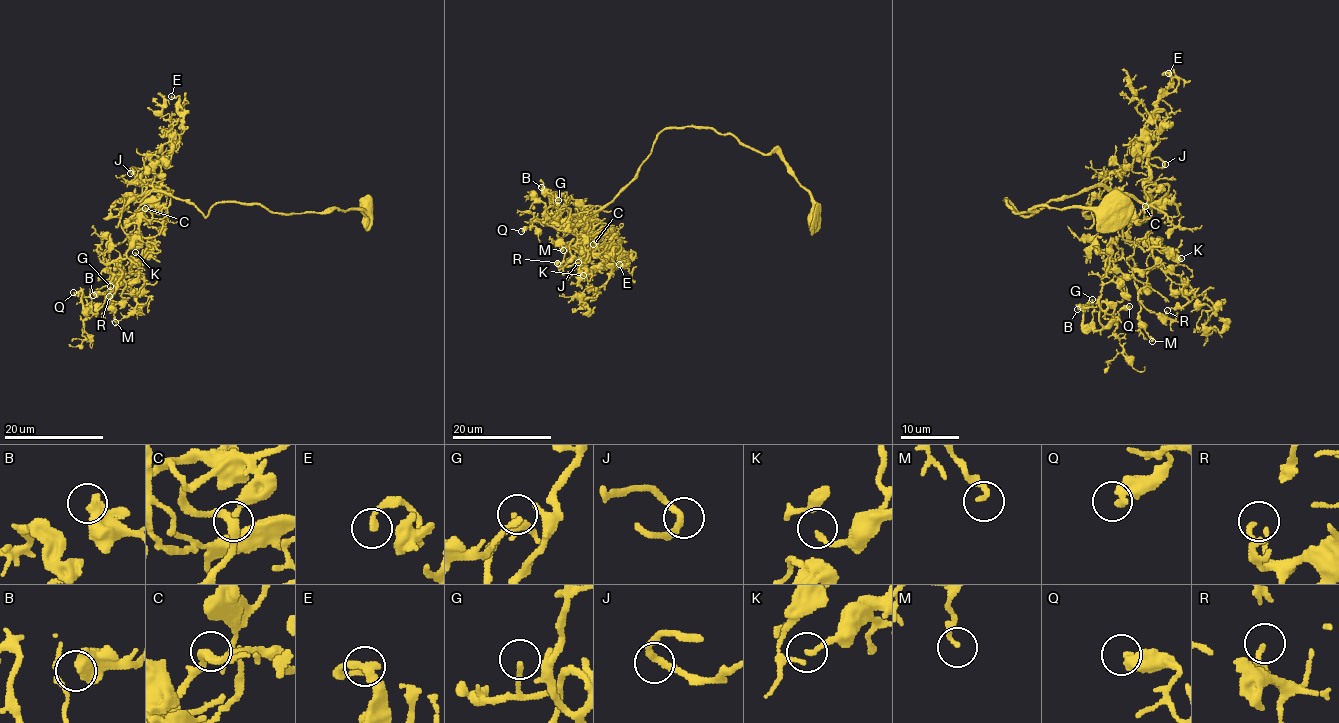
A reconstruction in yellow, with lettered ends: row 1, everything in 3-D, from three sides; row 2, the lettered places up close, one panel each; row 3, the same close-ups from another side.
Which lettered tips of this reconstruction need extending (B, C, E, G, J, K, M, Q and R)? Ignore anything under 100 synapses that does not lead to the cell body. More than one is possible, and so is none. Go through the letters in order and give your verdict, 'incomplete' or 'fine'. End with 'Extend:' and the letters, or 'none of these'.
B: fine
C: fine
E: fine
G: fine
J: fine
K: fine
M: fine
Q: fine
R: fine
Extend: none of these

